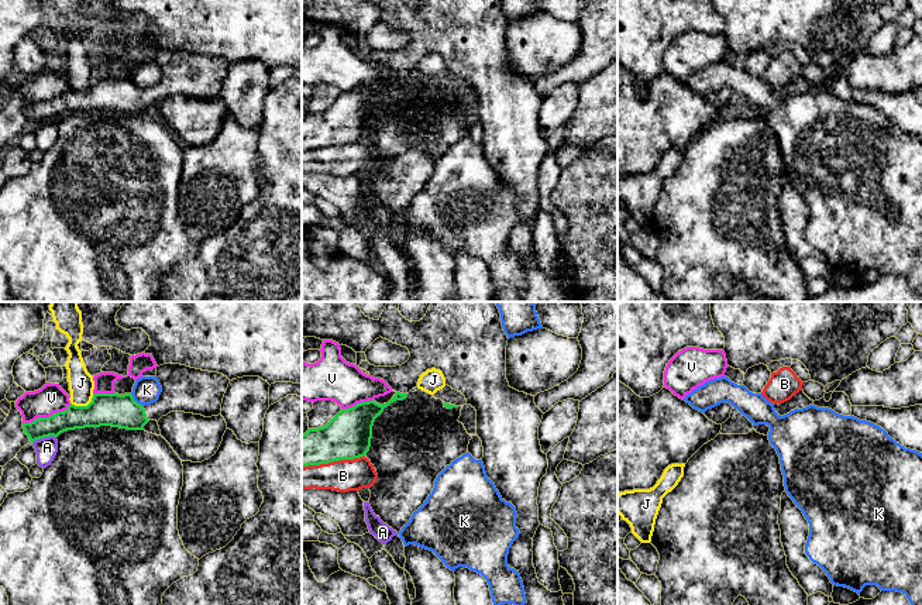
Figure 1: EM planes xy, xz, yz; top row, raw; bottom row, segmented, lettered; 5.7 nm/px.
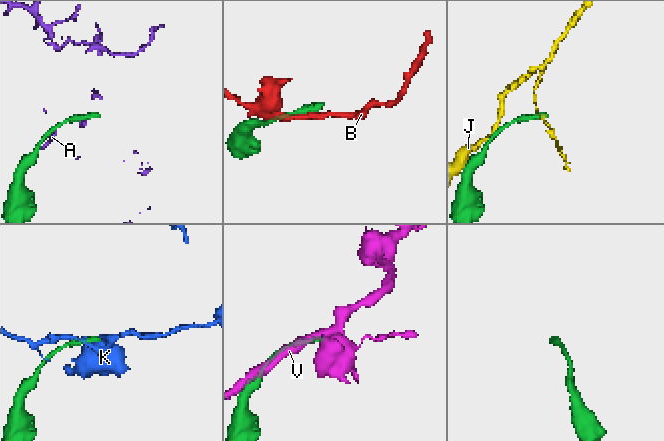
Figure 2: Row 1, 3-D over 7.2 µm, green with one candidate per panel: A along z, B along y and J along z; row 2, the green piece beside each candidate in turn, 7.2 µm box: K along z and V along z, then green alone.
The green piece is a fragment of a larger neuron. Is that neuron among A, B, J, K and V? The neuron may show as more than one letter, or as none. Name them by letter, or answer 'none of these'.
none of these

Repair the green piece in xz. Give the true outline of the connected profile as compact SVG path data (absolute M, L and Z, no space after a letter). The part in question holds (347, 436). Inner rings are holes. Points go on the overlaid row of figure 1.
M396 392L383 405L375 401L361 402L341 409L326 426L309 429L302 434L302 468L367 456L375 419L391 403L406 398L407 393Z

